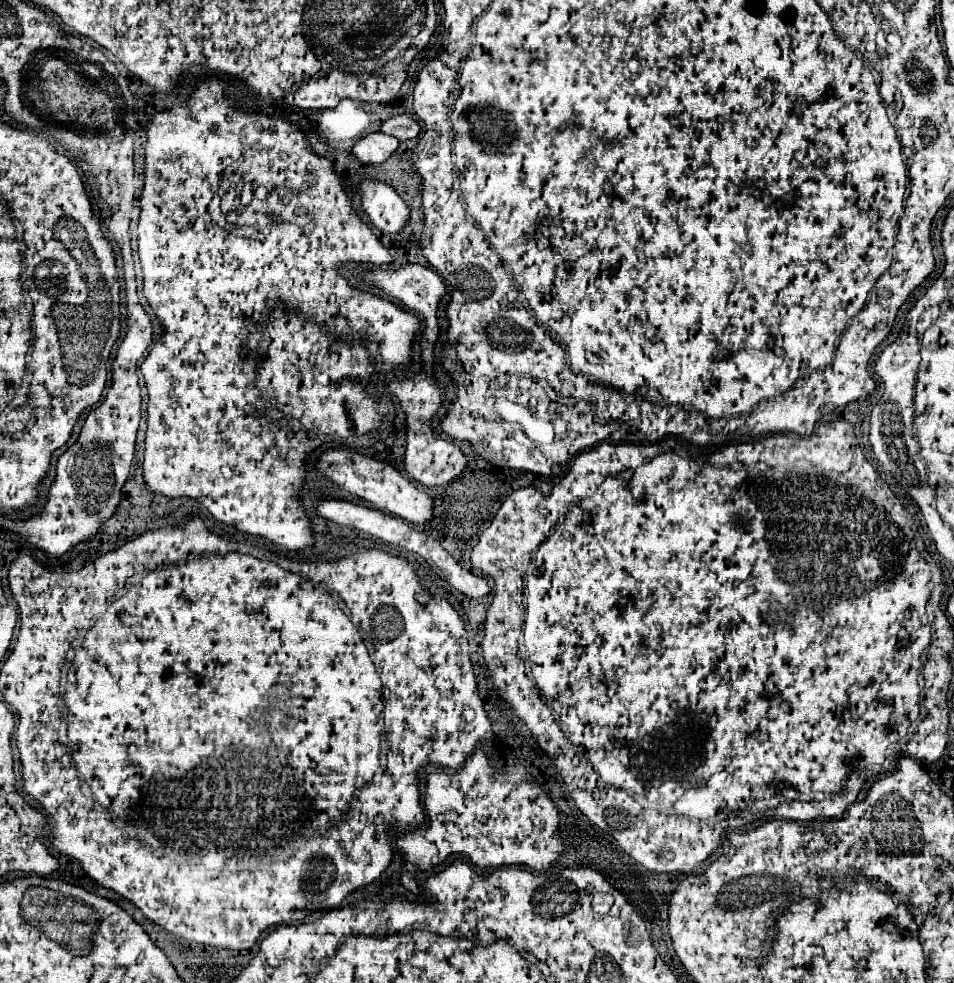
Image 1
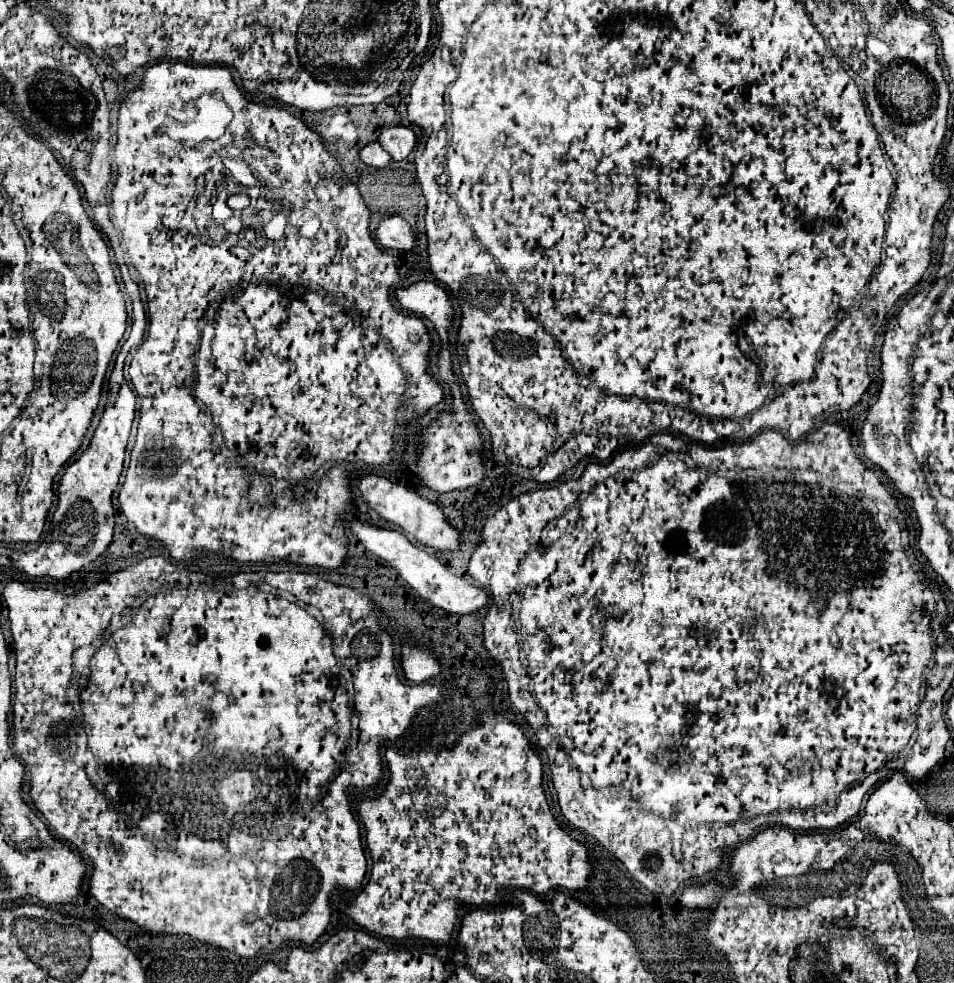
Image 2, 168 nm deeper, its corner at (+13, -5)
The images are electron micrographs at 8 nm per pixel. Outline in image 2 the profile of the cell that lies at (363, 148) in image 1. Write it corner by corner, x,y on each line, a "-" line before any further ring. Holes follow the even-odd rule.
370,142
360,150
360,160
368,166
376,166
376,168
384,168
390,162
390,156
386,154
386,150
378,144
378,142

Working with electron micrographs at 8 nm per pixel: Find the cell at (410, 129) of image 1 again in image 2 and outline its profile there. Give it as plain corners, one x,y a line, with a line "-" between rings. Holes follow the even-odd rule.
398,124
398,126
388,126
388,128
384,128
384,130
380,132
380,136
378,136
378,142
380,142
380,146
382,146
394,160
404,160
404,158
412,152
412,148
414,148
414,144
416,144
416,136
414,136
414,132
412,132
410,128

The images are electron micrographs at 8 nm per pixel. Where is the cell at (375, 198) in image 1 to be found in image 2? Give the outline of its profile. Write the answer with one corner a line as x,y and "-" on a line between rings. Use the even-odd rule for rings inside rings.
388,216
382,218
378,228
374,230
374,238
384,248
396,248
396,250
408,250
414,246
414,232
410,224
400,216

